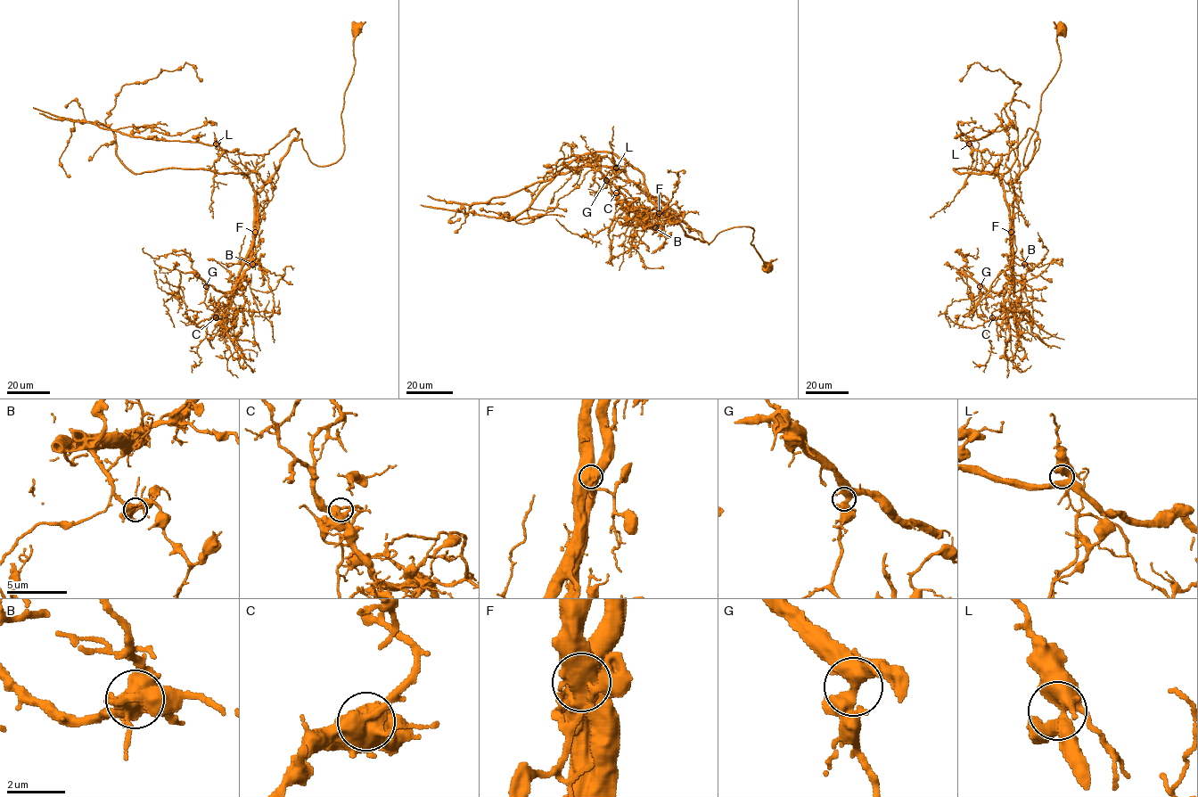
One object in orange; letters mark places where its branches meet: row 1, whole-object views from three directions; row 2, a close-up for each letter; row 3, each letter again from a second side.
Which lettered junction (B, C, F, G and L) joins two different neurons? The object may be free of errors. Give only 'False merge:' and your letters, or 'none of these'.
False merge: F

